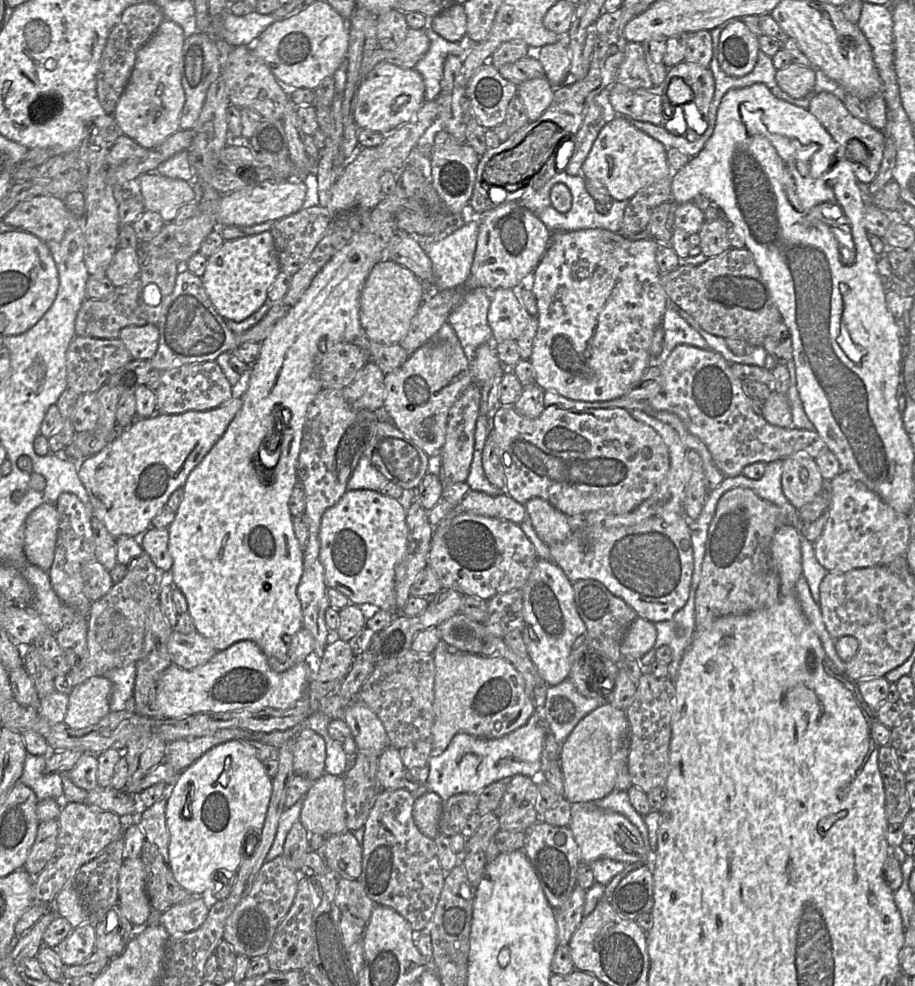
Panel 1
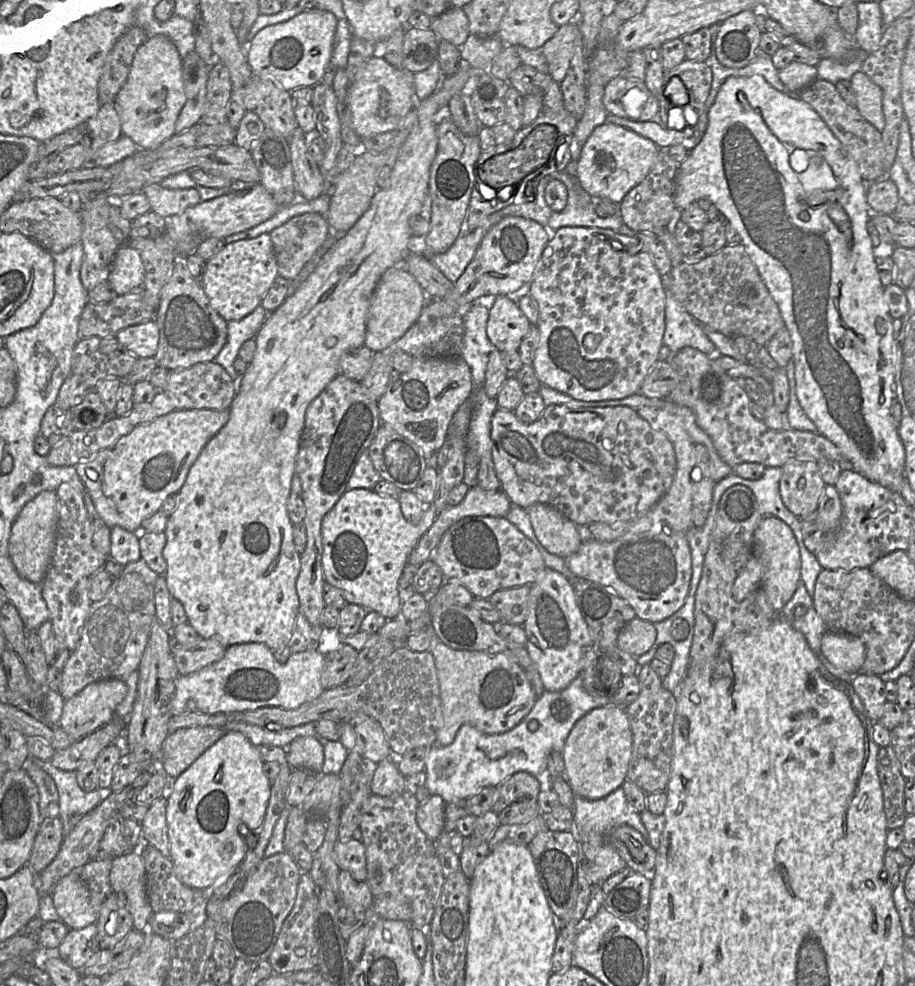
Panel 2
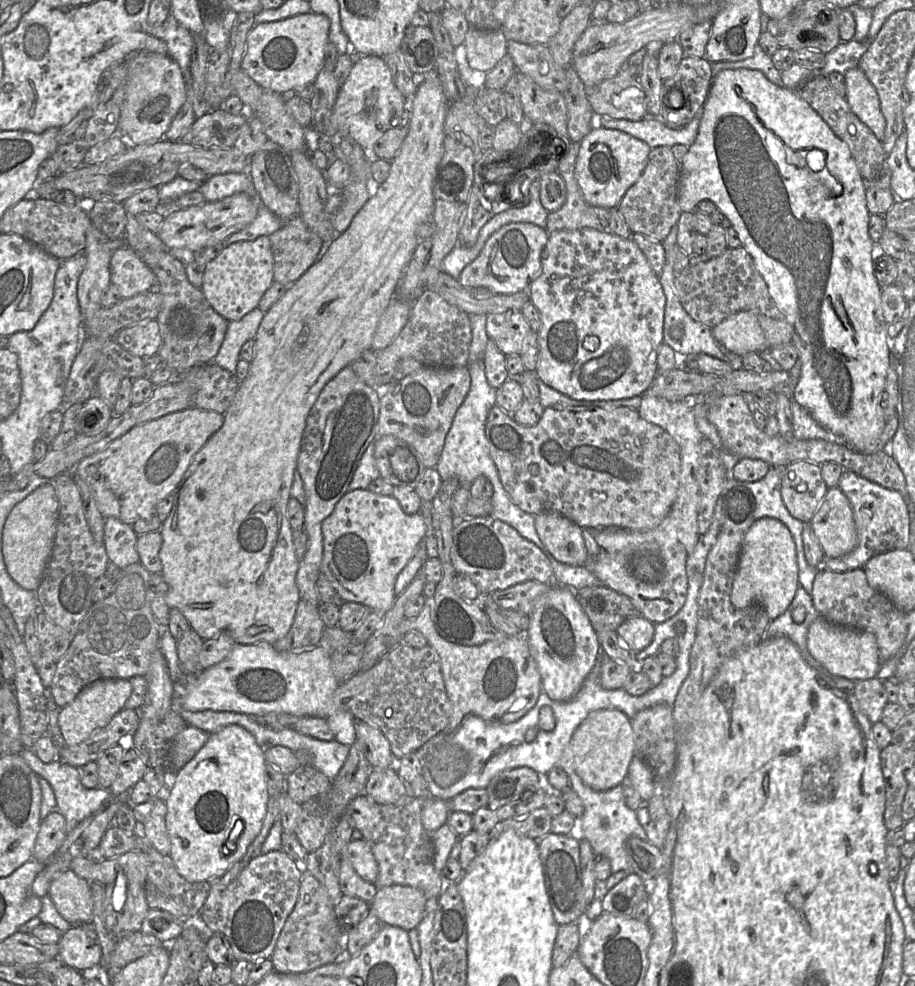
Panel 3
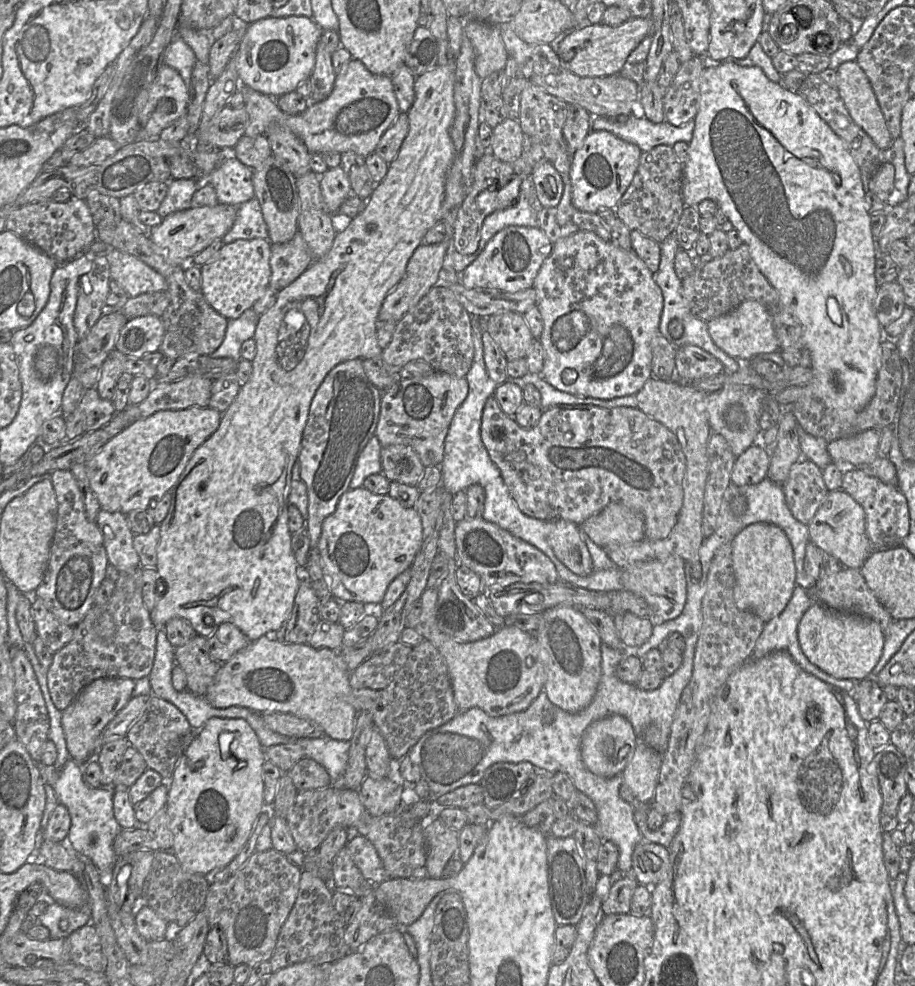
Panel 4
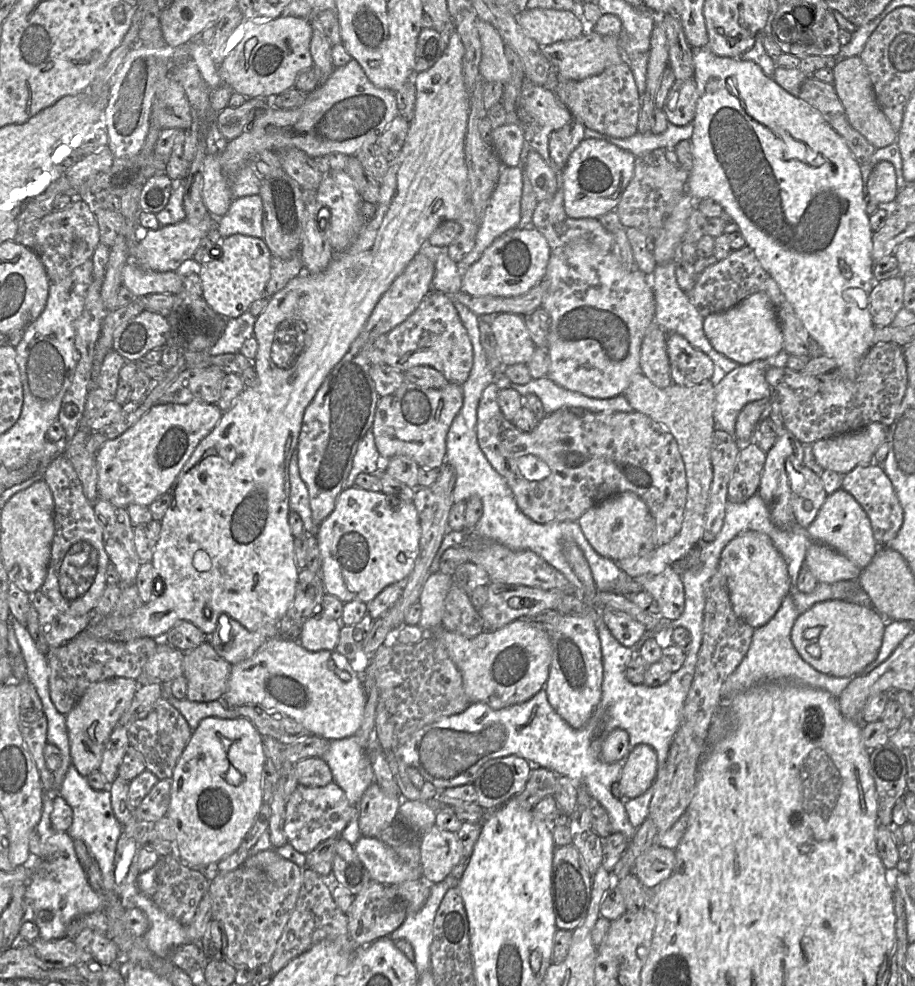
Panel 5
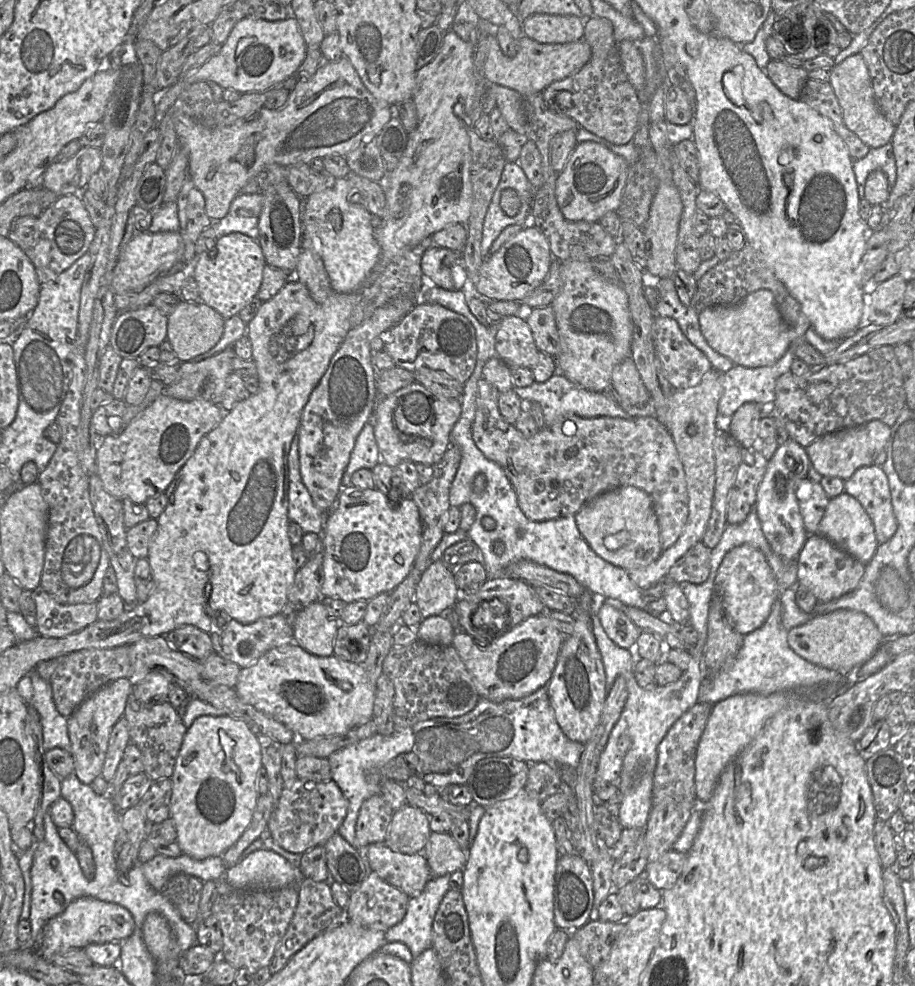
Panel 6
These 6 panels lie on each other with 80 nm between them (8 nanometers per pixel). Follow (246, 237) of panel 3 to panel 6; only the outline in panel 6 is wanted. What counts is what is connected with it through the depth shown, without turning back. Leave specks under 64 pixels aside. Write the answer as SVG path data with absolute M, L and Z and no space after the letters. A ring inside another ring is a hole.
M239 194L237 195L228 211L221 220L213 221L211 228L217 238L231 233L242 233L252 239L259 238L259 216L262 210L264 195Z

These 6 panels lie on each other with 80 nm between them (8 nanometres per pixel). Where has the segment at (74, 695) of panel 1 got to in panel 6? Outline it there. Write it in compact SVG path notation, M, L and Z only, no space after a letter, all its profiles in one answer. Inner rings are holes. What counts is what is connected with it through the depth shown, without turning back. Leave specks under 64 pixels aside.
M127 678L116 679L87 697L67 718L74 773L87 785L100 776L104 765L108 740L115 723L124 715L124 709L133 686Z

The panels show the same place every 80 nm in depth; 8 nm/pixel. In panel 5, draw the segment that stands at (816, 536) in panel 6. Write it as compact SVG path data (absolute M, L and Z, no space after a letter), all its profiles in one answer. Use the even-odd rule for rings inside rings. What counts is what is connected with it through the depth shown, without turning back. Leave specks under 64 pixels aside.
M813 542L809 545L804 564L819 583L858 580L863 569L834 549Z

